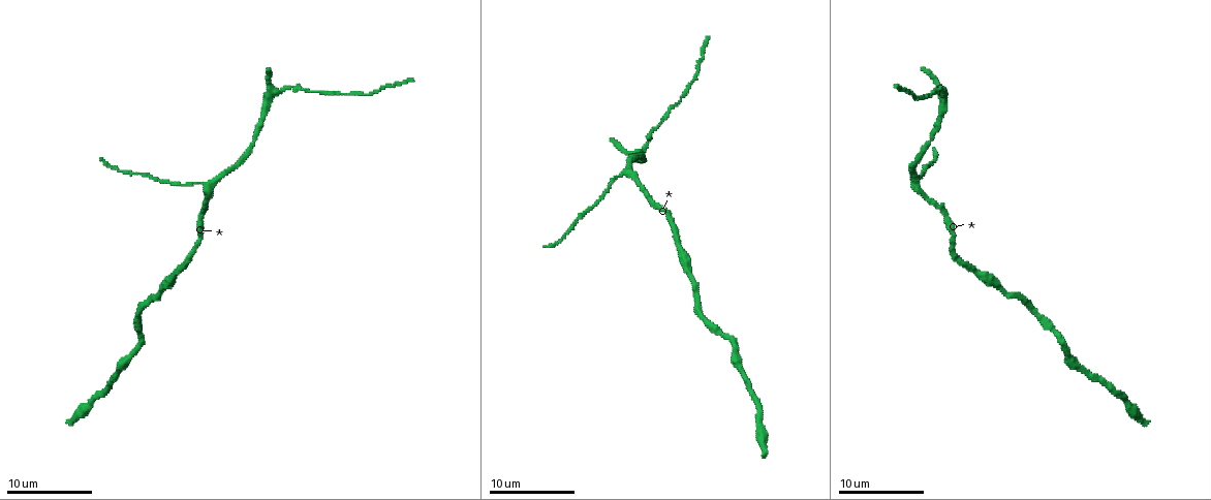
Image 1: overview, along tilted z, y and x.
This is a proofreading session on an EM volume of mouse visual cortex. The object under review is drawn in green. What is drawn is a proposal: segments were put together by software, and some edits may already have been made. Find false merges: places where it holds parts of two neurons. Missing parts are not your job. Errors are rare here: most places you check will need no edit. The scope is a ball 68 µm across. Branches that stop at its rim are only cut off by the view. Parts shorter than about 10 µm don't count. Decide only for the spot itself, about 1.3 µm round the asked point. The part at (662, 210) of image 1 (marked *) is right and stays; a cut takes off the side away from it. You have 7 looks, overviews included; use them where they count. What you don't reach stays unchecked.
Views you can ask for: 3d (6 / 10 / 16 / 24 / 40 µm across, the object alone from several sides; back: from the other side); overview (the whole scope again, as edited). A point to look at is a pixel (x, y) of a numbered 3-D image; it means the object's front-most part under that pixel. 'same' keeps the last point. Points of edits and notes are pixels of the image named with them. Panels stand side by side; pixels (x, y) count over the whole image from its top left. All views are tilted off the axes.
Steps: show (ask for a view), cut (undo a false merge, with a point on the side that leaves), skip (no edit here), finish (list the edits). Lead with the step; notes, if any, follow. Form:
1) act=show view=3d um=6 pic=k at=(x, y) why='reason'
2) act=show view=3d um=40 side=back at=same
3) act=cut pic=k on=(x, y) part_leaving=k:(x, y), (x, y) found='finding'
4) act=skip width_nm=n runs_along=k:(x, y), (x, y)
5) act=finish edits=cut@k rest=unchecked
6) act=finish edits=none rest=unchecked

act=show view=3d um=10 pic=1 at=(1059, 335) why='a narrow waist'

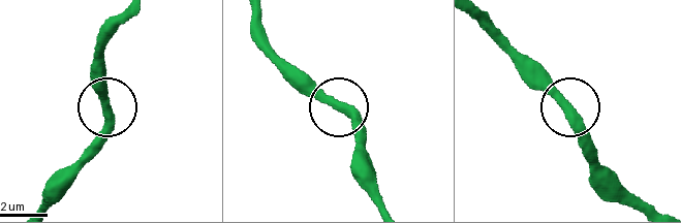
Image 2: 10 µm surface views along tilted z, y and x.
act=skip runs_along=2:(473, 13), (509, 60), (569, 107), (577, 131), (595, 152) found='continuous, no second neuron'

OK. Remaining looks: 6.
act=show view=3d um=16 pic=1 at=(943, 94) why='thick turns thin'

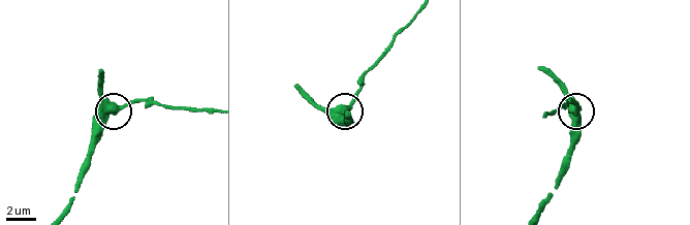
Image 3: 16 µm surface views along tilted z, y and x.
act=show view=3d um=16 side=back pic=3 at=(117, 110)

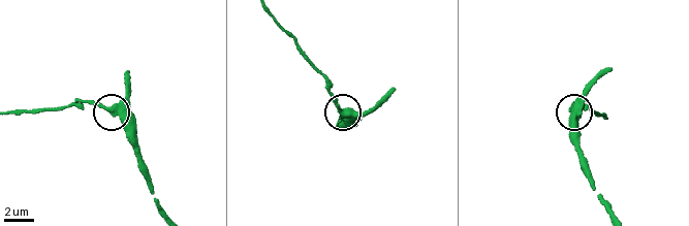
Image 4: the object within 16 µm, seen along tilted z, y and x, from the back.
act=skip found='all the same neuron'

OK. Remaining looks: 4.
act=show view=3d um=6 pic=1 at=(931, 138)

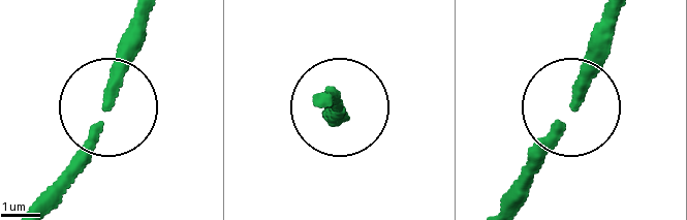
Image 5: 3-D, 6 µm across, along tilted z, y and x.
act=skip runs_along=5:(38, 205), (103, 123), (115, 63), (143, 26) found='one neuron here'

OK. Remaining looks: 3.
act=finish edits=none rest=unchecked

